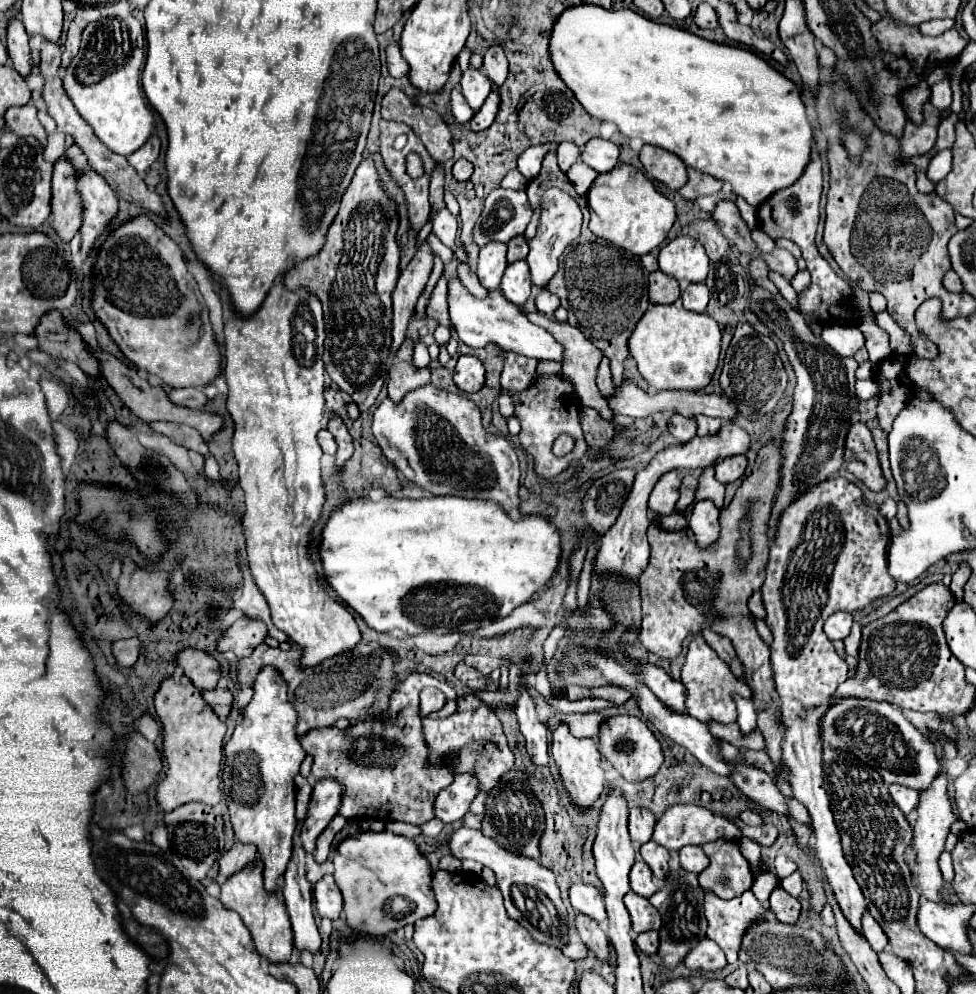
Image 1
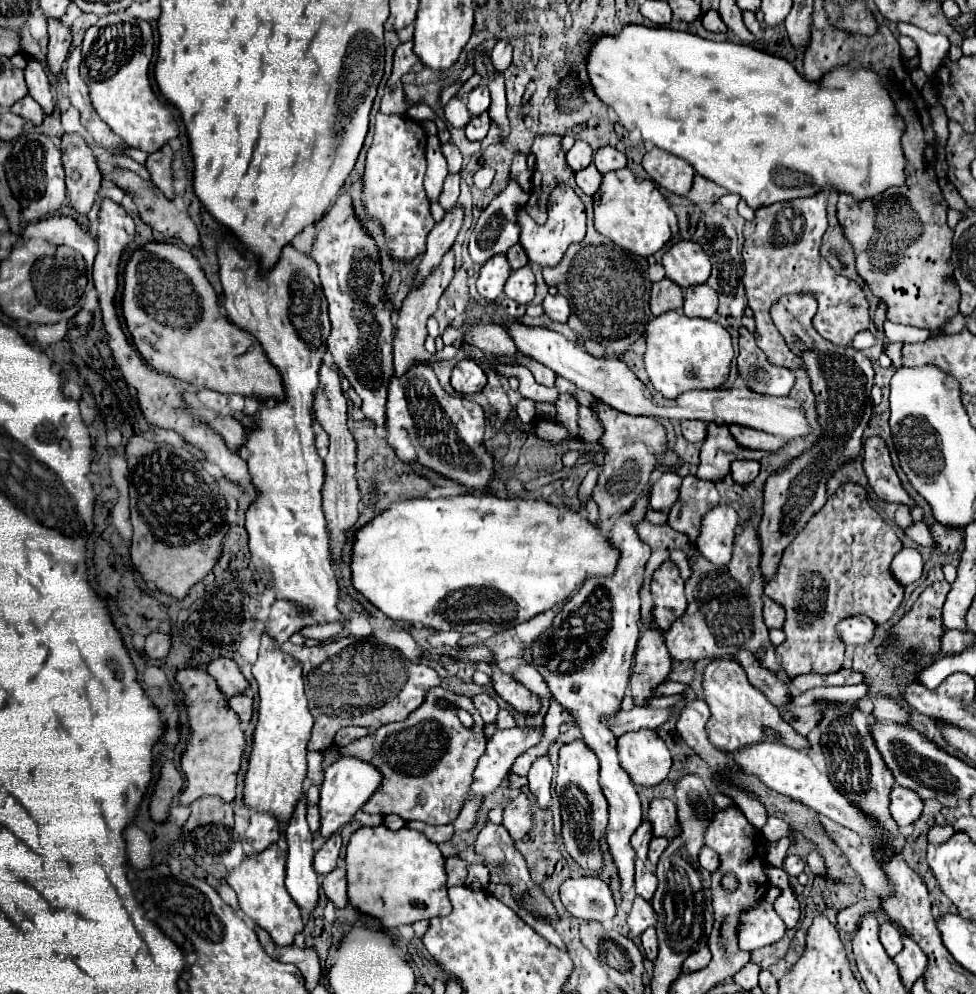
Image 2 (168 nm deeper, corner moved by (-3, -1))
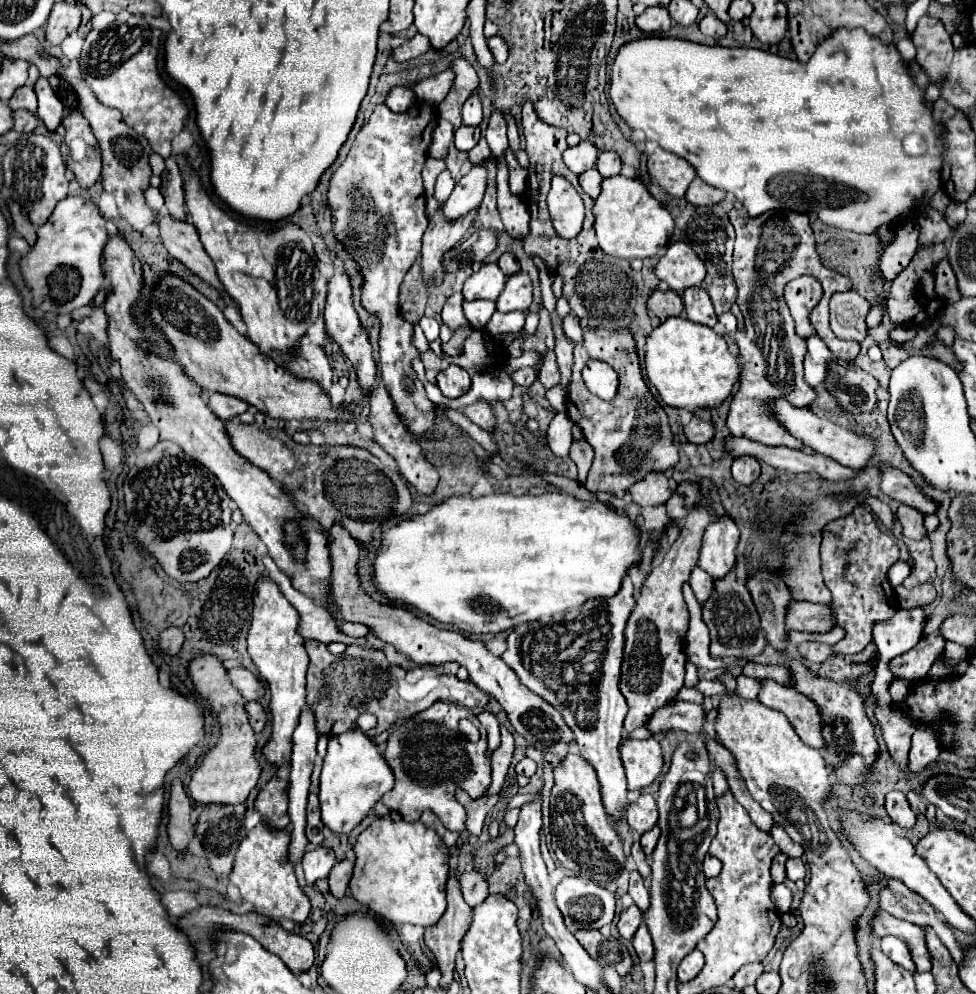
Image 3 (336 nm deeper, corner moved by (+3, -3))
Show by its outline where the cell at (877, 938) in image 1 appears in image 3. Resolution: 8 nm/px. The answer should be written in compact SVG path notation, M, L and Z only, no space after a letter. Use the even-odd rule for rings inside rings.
M884 936L880 946L882 946L882 952L884 952L892 962L896 962L896 964L900 964L902 968L914 972L914 962L912 962L910 950L908 950L908 946L906 946L902 940L898 940L896 936Z

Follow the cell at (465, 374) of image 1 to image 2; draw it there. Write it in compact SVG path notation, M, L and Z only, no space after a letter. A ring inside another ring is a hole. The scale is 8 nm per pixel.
M464 358L454 366L450 384L458 394L476 394L486 386L486 374L474 360Z

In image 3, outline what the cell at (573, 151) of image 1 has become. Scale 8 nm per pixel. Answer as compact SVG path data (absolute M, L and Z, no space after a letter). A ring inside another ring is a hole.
M580 142L578 146L568 148L564 152L564 164L574 174L582 174L588 168L592 168L596 164L596 158L598 158L598 150L590 142Z

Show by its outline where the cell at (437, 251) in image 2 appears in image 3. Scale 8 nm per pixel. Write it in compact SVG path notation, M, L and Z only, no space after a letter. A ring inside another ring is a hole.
M474 166L470 174L466 174L450 194L450 198L442 206L442 214L446 220L456 220L468 214L472 208L478 208L482 202L486 188L486 170L482 166Z

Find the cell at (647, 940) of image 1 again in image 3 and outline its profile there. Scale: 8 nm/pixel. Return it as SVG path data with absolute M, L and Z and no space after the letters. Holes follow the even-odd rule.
M642 924L638 928L638 932L632 938L632 944L634 944L634 950L636 950L636 954L642 962L648 962L648 960L654 958L654 948L652 948L652 940L650 940L646 924Z

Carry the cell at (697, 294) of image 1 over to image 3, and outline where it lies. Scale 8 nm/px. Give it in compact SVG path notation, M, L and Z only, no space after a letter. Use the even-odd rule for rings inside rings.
M692 286L684 290L682 300L684 300L684 312L688 320L704 324L704 326L714 326L718 322L712 300L700 286Z

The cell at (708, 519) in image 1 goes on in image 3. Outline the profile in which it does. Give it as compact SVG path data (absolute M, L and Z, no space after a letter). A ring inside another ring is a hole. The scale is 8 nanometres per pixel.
M722 516L712 522L702 538L698 566L706 570L712 578L722 578L736 564L736 544L738 544L738 528L730 516Z

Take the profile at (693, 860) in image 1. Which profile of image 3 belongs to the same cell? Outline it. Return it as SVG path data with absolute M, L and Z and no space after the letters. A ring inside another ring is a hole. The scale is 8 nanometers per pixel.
M708 854L708 856L704 858L704 874L706 874L706 878L718 876L718 874L720 874L720 870L722 870L722 864L720 864L720 860Z

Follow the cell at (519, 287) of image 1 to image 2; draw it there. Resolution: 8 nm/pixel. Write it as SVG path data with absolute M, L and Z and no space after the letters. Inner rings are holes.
M530 266L512 270L512 274L504 286L504 294L510 300L524 304L524 306L528 306L534 300L534 290L536 290L536 282L534 282L534 274L532 274Z

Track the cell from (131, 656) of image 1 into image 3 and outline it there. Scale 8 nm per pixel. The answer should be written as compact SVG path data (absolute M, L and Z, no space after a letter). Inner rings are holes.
M168 628L168 630L160 632L158 648L160 648L160 652L164 652L164 654L168 654L168 656L174 656L174 654L178 654L182 642L184 642L182 630L180 630L180 628Z

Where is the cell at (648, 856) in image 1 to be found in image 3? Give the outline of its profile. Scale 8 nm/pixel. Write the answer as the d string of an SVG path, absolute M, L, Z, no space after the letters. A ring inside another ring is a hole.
M654 826L652 830L648 830L648 832L644 832L644 834L640 836L640 844L642 844L642 850L644 850L646 856L650 856L652 850L656 848L658 836L660 836L660 828L658 828L658 826Z

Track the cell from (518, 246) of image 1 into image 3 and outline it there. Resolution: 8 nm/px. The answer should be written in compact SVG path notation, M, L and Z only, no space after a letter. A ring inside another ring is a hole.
M506 252L506 254L502 254L500 256L500 260L498 260L498 266L500 266L500 270L506 274L506 276L510 276L510 274L516 274L518 270L520 270L520 266L518 266L518 260L514 258L514 254L510 254L510 252Z

